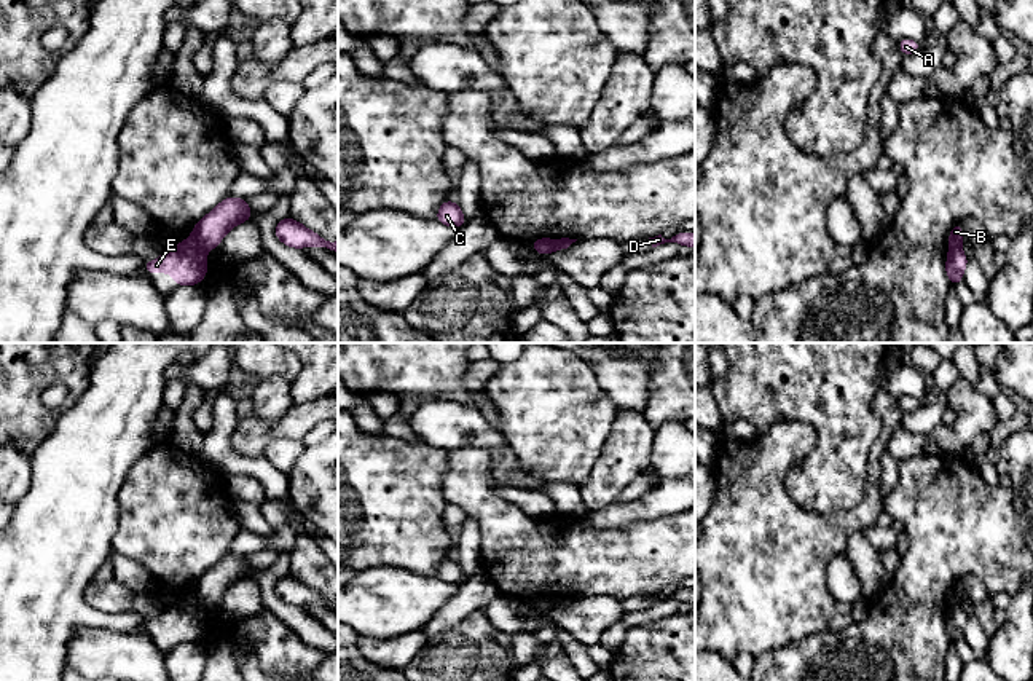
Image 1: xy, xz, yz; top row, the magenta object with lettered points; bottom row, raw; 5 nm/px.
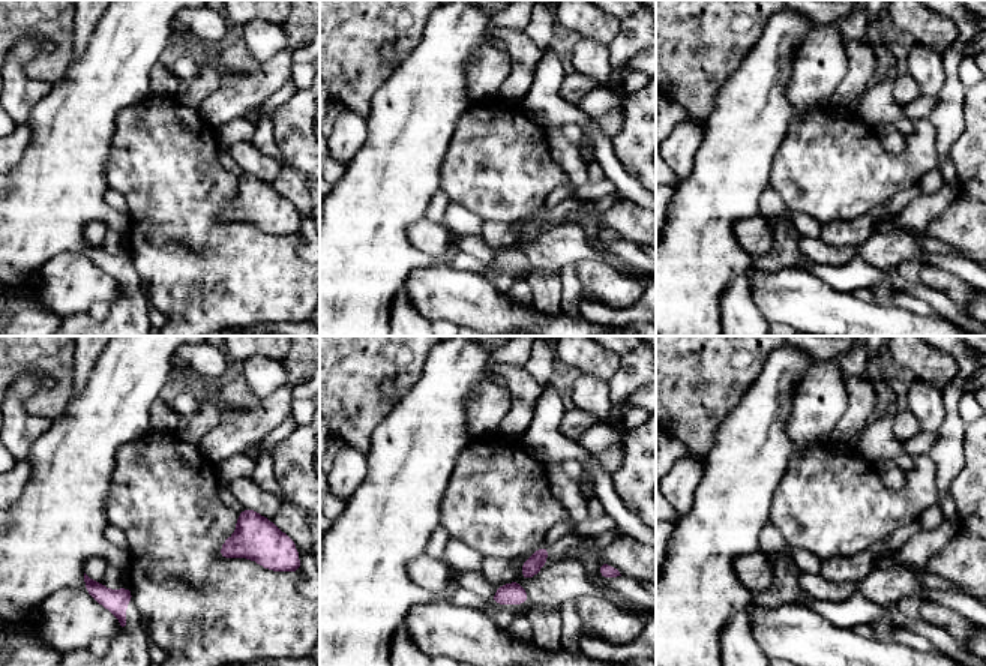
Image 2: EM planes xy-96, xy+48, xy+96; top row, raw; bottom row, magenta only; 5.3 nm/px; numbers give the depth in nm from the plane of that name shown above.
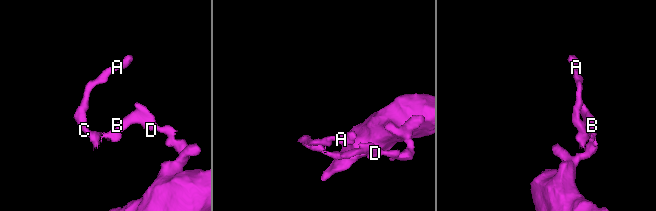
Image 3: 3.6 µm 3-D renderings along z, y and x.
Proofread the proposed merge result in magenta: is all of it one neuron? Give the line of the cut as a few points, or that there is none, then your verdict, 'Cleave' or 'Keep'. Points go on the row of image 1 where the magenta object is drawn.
Split along xy (190, 240), (203, 254). Cleave

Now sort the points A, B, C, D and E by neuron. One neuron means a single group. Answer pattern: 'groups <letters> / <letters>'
groups A C E / B D

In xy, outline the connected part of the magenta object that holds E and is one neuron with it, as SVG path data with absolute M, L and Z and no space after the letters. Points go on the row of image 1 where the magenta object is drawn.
M180 241L156 260L147 260L142 273L172 273L175 284L196 285L207 274L207 258L191 241Z

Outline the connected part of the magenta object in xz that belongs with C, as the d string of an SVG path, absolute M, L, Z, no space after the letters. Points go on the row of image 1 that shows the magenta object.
M446 199L437 211L435 218L446 225L446 226L453 226L453 228L461 228L462 225L467 223L467 220L464 218L464 214L461 211L461 207L458 206L458 203Z

